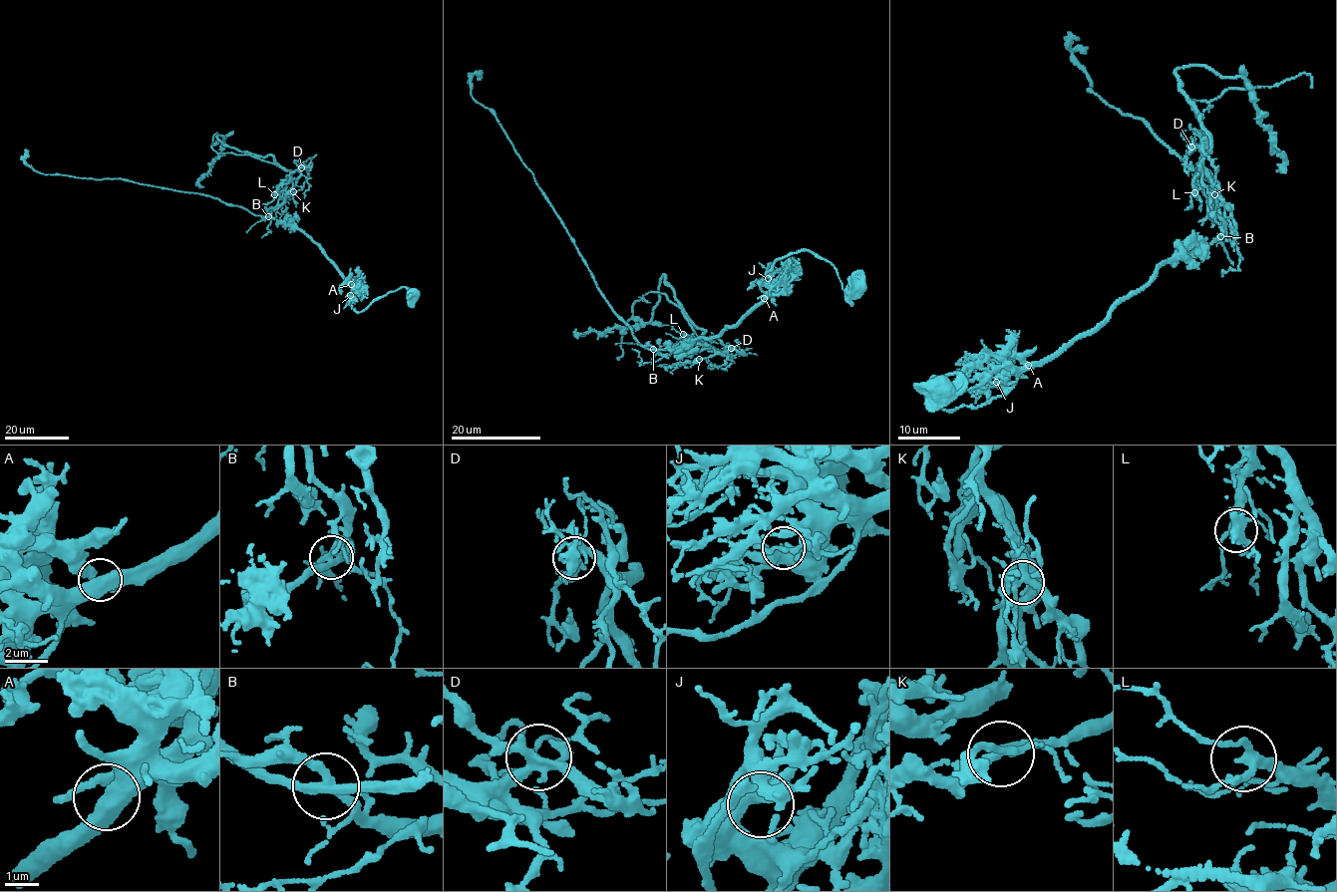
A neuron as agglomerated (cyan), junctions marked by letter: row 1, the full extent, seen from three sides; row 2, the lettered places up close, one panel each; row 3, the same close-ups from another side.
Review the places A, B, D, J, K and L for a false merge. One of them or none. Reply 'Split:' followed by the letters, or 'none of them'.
Split: B

